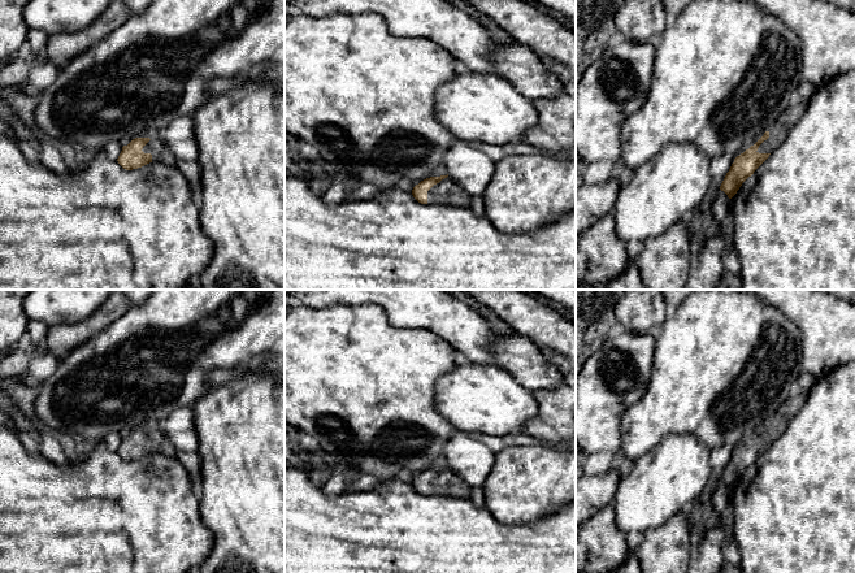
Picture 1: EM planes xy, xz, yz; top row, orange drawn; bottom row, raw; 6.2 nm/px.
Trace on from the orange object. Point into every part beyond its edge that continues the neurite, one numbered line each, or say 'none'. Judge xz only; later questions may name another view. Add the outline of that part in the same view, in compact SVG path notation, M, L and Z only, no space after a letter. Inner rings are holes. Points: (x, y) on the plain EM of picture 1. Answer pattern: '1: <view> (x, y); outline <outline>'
1: xz (447, 482); outline M447 468L428 482L428 495L451 495L470 499L472 487Z

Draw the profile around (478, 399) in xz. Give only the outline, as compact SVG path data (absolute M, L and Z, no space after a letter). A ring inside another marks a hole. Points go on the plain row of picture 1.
M469 363L456 365L435 383L435 405L459 431L479 437L504 437L524 433L529 420L538 416L538 403L507 370L495 365Z

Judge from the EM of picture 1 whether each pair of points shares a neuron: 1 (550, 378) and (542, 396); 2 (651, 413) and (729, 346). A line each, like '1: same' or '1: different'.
1: different
2: same

